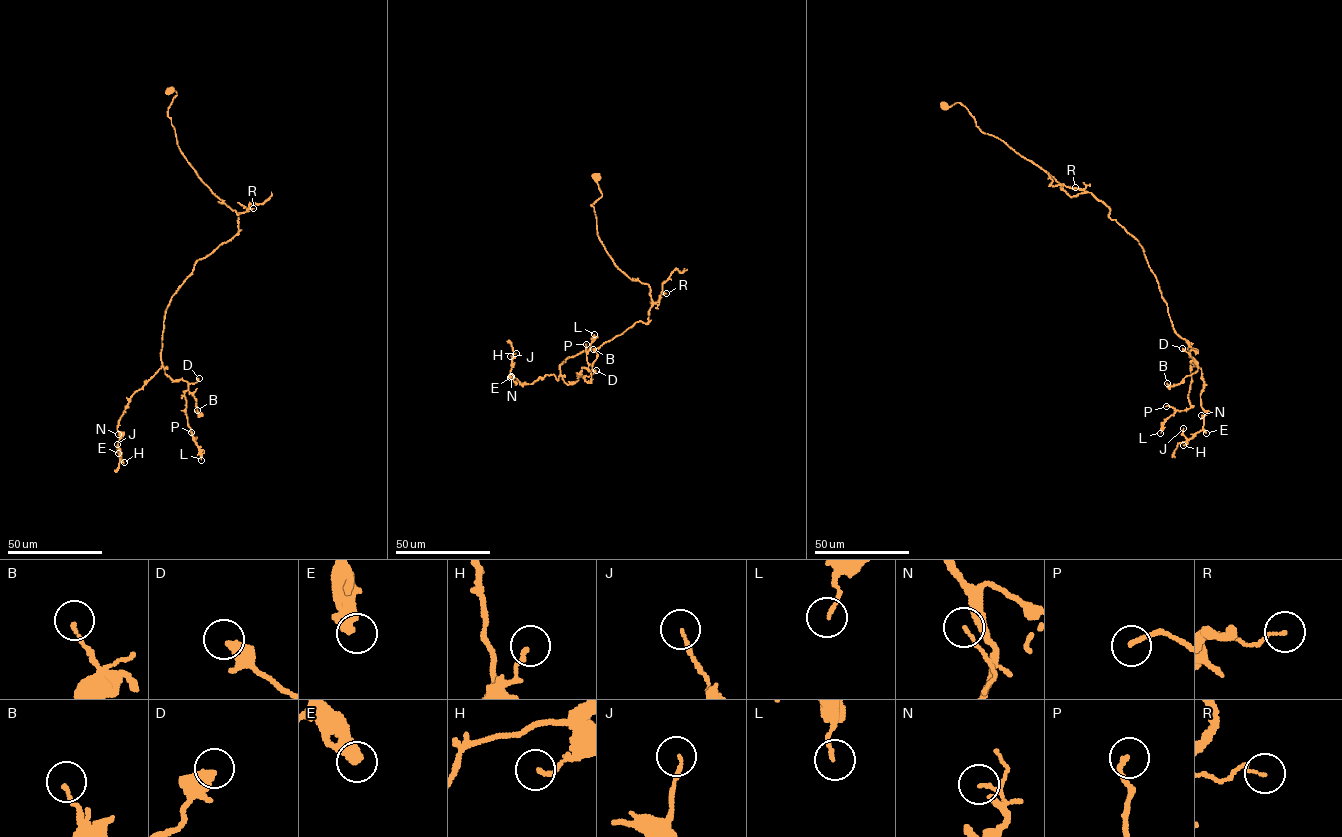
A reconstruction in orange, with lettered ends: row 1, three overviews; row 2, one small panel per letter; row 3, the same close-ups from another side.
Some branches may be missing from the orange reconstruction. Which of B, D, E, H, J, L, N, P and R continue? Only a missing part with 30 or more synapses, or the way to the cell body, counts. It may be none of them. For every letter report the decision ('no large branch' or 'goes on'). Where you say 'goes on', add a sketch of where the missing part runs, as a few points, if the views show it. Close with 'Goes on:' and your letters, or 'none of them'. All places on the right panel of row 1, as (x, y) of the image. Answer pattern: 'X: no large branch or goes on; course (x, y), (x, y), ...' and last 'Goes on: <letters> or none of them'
B: no large branch
D: no large branch
E: no large branch
H: no large branch
J: no large branch
L: no large branch
N: no large branch
P: no large branch
R: no large branch
Goes on: none of them

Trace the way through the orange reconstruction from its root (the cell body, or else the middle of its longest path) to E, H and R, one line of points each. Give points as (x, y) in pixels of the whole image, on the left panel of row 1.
E: (170, 90), (179, 148), (240, 213), (238, 232), (198, 259), (171, 298), (162, 364), (126, 407), (118, 453)
H: (170, 90), (179, 148), (240, 213), (238, 232), (198, 259), (171, 298), (161, 368), (119, 422), (124, 462)
R: (170, 90), (176, 95), (168, 116), (187, 161), (238, 215), (253, 208)

